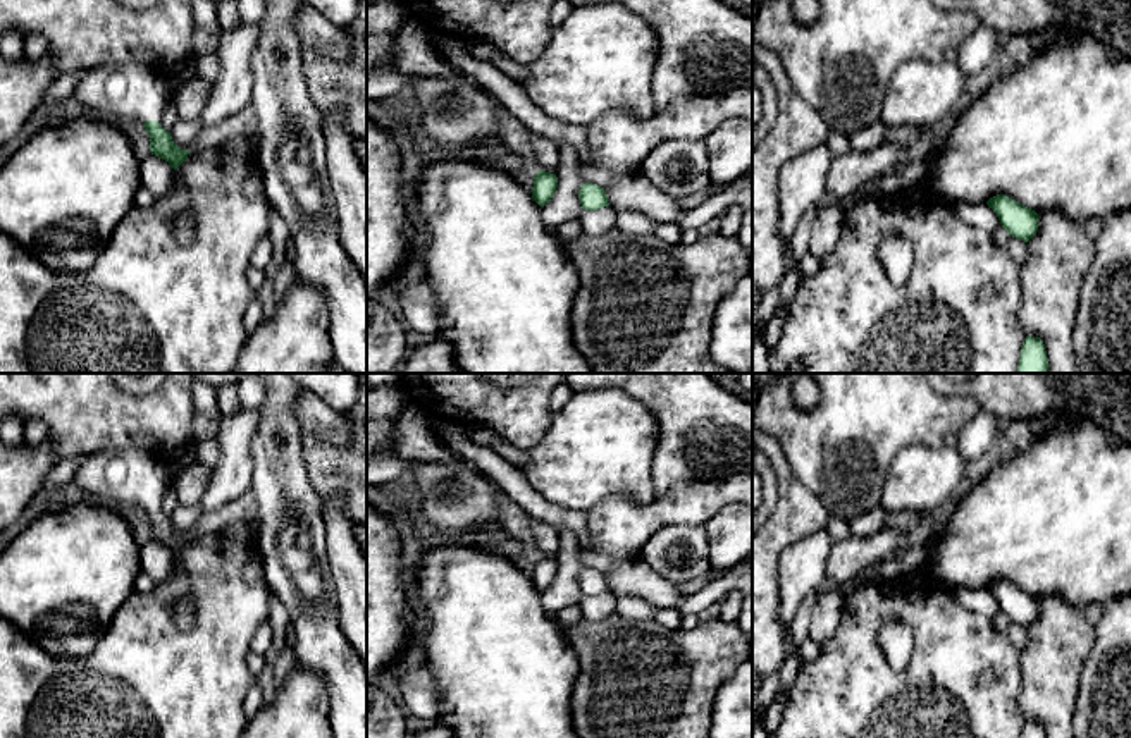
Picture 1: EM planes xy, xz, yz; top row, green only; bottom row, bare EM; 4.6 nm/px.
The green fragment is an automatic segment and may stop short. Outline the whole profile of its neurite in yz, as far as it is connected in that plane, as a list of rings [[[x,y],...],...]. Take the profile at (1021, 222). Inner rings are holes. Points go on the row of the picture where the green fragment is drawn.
[[[997,194],[986,201],[997,213],[1002,227],[1012,236],[1028,243],[1038,231],[1038,213],[1005,194]]]

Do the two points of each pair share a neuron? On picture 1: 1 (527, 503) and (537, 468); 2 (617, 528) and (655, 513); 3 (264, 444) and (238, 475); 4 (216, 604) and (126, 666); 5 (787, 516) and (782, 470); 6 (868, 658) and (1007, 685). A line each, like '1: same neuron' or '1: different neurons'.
1: different neurons
2: same neuron
3: different neurons
4: same neuron
5: same neuron
6: same neuron

